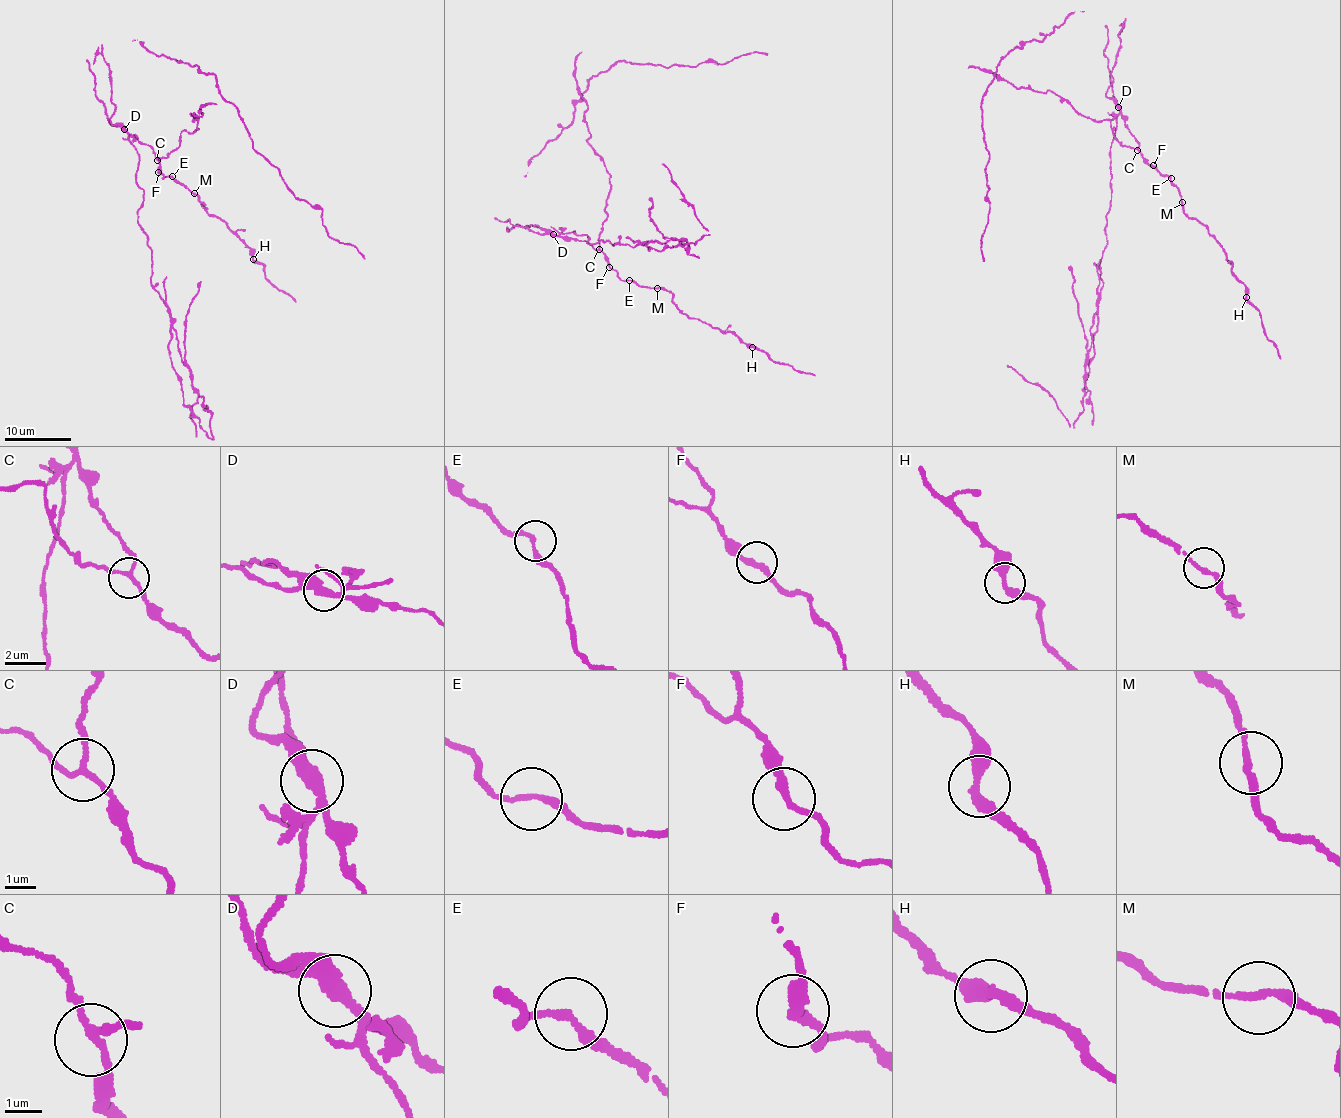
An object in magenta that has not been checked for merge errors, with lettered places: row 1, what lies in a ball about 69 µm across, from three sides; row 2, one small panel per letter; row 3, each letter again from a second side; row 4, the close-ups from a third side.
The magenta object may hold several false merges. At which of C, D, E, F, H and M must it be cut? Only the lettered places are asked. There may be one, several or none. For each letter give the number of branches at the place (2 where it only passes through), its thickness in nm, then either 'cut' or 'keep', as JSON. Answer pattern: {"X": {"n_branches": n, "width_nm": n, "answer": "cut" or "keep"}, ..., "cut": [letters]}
{"C": {"n_branches": 3, "width_nm": 160, "answer": "keep"}, "D": {"n_branches": 2, "width_nm": 400, "answer": "cut"}, "E": {"n_branches": 2, "width_nm": 180, "answer": "keep"}, "F": {"n_branches": 2, "width_nm": 240, "answer": "keep"}, "H": {"n_branches": 2, "width_nm": 340, "answer": "keep"}, "M": {"n_branches": 2, "width_nm": 200, "answer": "keep"}, "cut": ["D"]}

